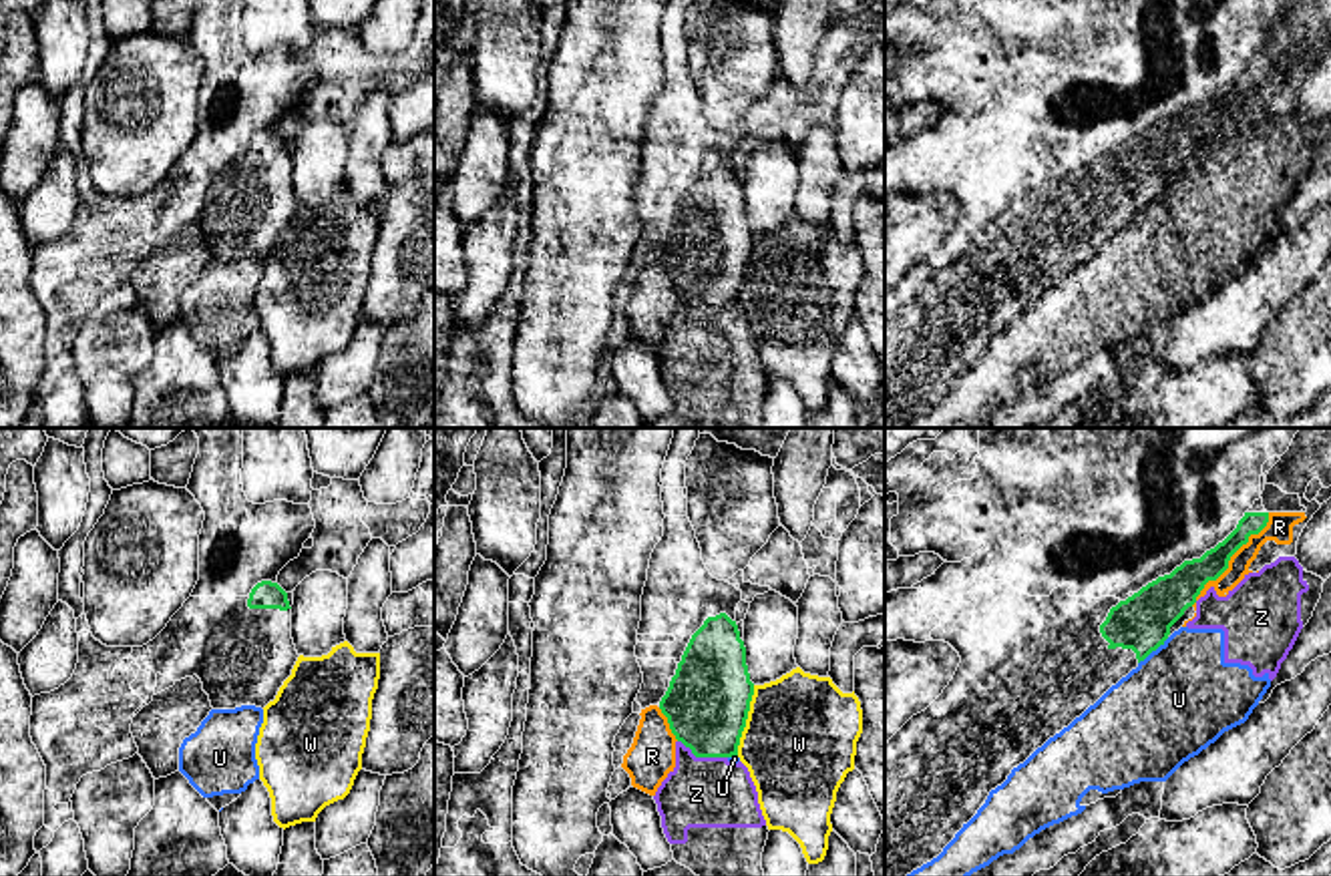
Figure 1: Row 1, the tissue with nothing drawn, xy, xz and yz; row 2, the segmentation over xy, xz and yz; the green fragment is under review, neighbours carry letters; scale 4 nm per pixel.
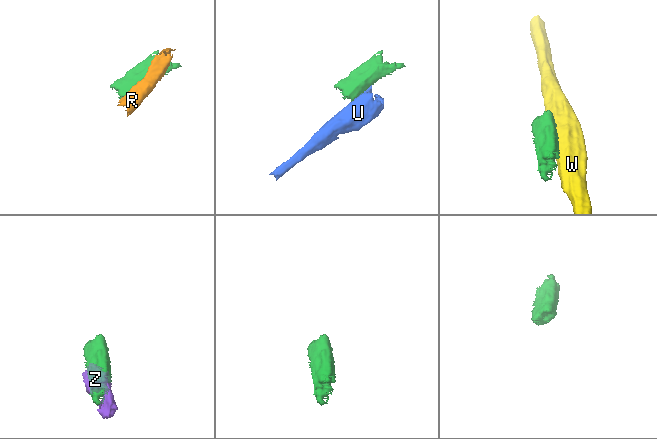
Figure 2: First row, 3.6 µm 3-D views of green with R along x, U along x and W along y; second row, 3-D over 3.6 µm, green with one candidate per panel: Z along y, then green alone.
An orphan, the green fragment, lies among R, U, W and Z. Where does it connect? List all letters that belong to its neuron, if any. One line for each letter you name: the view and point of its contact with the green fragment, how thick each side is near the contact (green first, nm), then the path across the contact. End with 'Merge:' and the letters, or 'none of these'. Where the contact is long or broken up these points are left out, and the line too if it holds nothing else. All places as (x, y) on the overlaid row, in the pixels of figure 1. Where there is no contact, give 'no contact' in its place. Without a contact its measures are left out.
Merge: none of these

